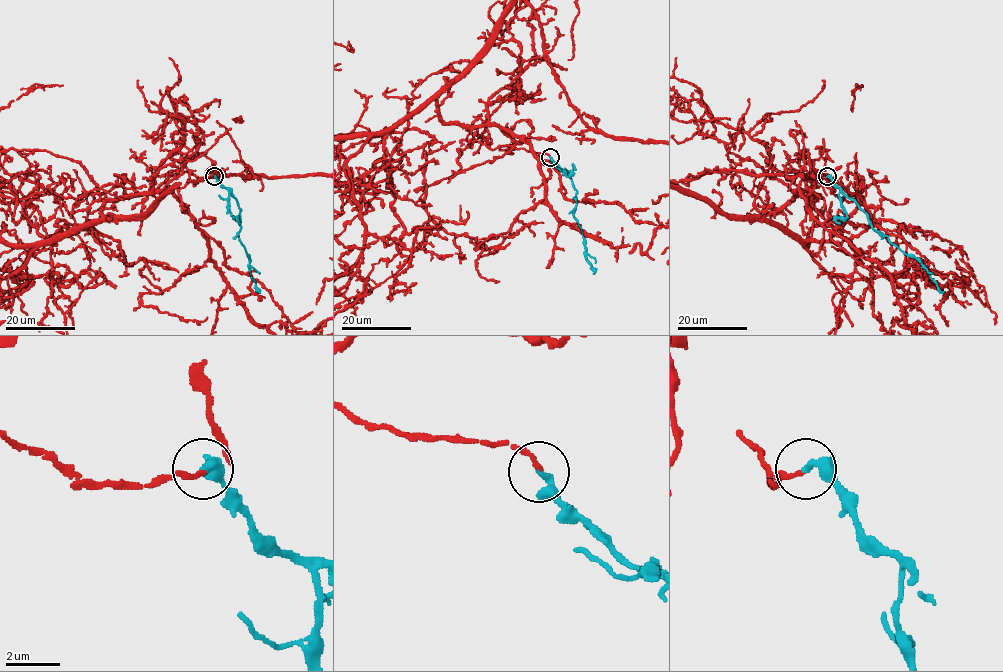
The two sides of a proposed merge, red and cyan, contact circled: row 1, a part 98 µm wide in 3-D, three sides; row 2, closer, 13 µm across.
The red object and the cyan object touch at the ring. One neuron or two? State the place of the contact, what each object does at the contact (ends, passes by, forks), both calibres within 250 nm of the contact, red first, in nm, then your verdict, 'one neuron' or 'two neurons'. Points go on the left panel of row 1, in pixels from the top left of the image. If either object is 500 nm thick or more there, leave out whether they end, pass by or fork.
at (214, 176); red ends there; cyan ends there; 180 nm thick on the red side, 280 nm on the other; one neuron

